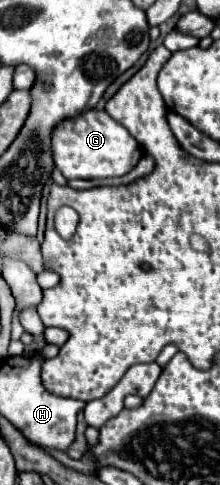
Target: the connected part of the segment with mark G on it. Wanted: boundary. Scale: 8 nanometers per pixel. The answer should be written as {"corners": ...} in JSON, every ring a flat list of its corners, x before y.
{"corners":[[91,109,74,120,64,120,64,124,58,124,58,132,54,132,54,154,54,162,66,180,96,180,130,172,144,150,128,130,105,110]]}

